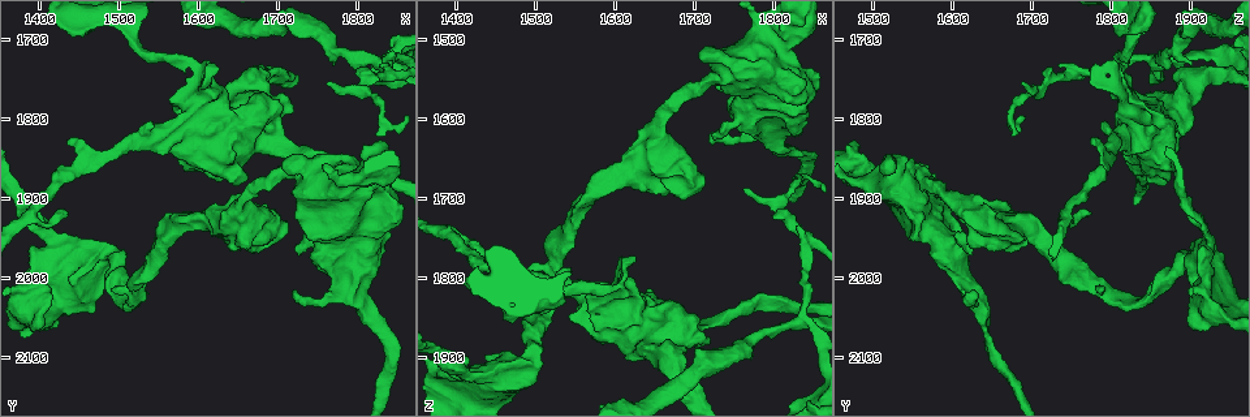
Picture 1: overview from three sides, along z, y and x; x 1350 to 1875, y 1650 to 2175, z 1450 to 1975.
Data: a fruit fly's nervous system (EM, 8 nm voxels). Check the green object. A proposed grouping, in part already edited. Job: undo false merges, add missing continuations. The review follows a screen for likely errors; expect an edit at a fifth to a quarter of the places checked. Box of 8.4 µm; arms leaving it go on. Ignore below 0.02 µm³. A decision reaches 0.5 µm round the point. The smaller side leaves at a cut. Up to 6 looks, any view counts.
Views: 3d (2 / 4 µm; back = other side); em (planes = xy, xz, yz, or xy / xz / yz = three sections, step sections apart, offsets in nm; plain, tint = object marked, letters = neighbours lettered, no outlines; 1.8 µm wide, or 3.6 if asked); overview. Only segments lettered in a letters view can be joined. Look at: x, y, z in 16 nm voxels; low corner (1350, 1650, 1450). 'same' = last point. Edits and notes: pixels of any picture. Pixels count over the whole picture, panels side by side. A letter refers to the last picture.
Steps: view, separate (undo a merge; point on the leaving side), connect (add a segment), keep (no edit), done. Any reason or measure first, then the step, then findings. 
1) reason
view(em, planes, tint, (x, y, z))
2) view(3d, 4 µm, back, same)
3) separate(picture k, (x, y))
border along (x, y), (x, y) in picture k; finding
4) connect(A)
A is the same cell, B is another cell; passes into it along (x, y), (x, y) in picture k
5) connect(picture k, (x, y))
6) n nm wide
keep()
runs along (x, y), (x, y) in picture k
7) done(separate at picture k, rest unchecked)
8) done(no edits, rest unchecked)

view(em, 3.6 µm, xz, step 8, tint, (1460, 1975, 1915))

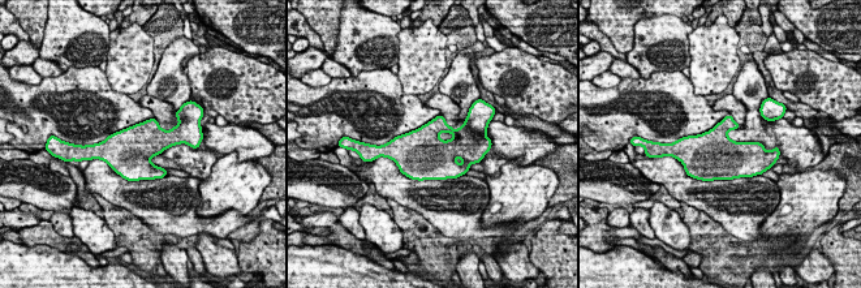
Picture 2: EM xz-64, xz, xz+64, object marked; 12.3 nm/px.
view(em, 3.6 µm, yz, step 16, tint, same)

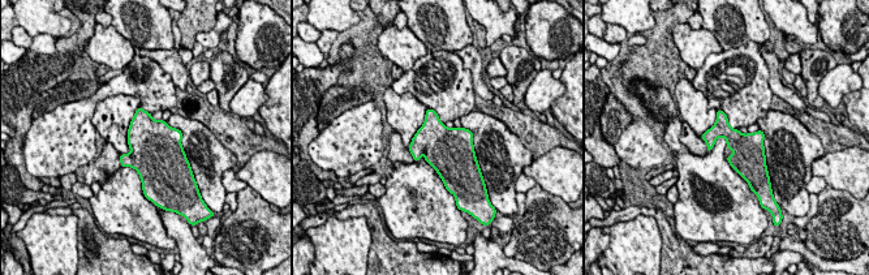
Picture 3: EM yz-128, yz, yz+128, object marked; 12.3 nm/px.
view(em, 3.6 µm, yz, step 16, letters, same)

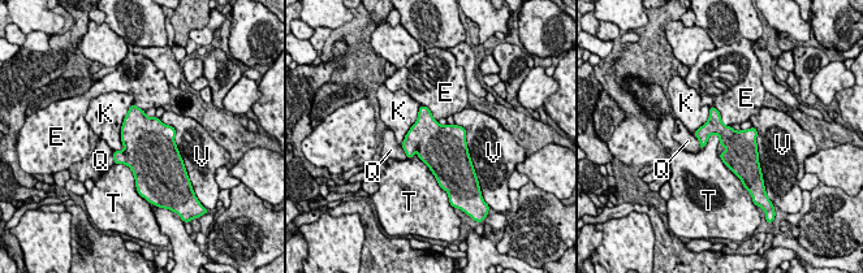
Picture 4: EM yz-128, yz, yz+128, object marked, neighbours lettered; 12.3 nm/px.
keep()
E, K, Q, T and V are other cells; border along (417, 148), (418, 157), (438, 180) in picture 4; one neuron here

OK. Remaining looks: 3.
calibre changes
view(em, 3.6 µm, xy, step 16, tint, (1760, 1955, 1600))

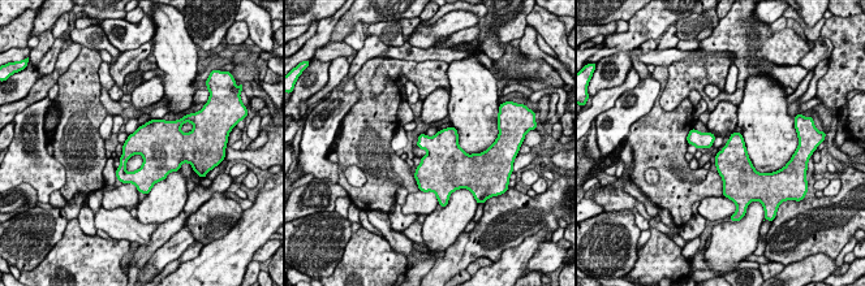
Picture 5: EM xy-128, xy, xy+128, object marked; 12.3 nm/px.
cut it another way
view(em, 3.6 µm, planes, tint, same)

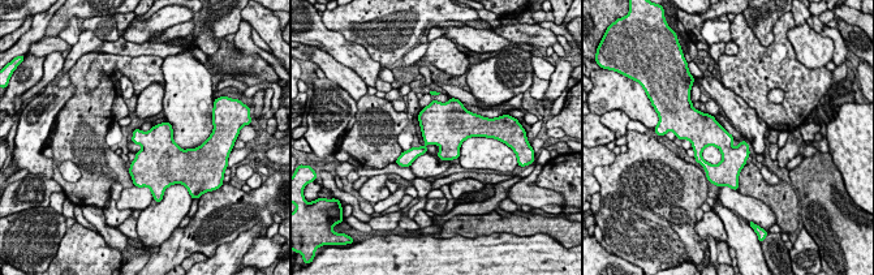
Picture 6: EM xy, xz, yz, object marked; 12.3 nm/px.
view(em, 3.6 µm, planes, letters, same)

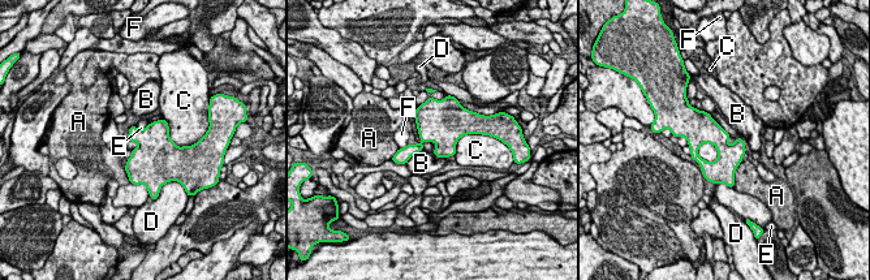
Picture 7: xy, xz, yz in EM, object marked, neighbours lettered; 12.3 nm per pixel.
260 nm wide
keep()
A, B, C, D, E and F are other cells; border along (430, 141), (418, 143) in picture 7; all the same neuron

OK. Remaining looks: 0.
done(no edits, rest unchecked)

